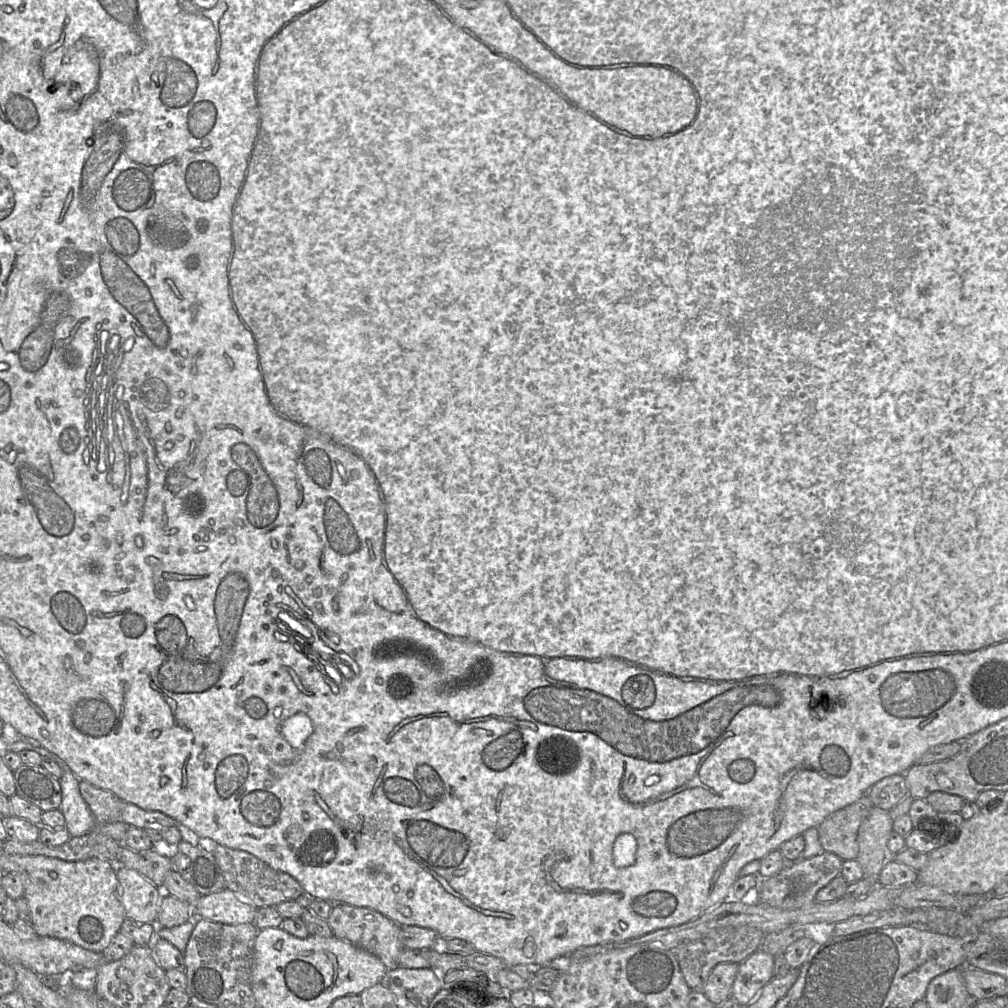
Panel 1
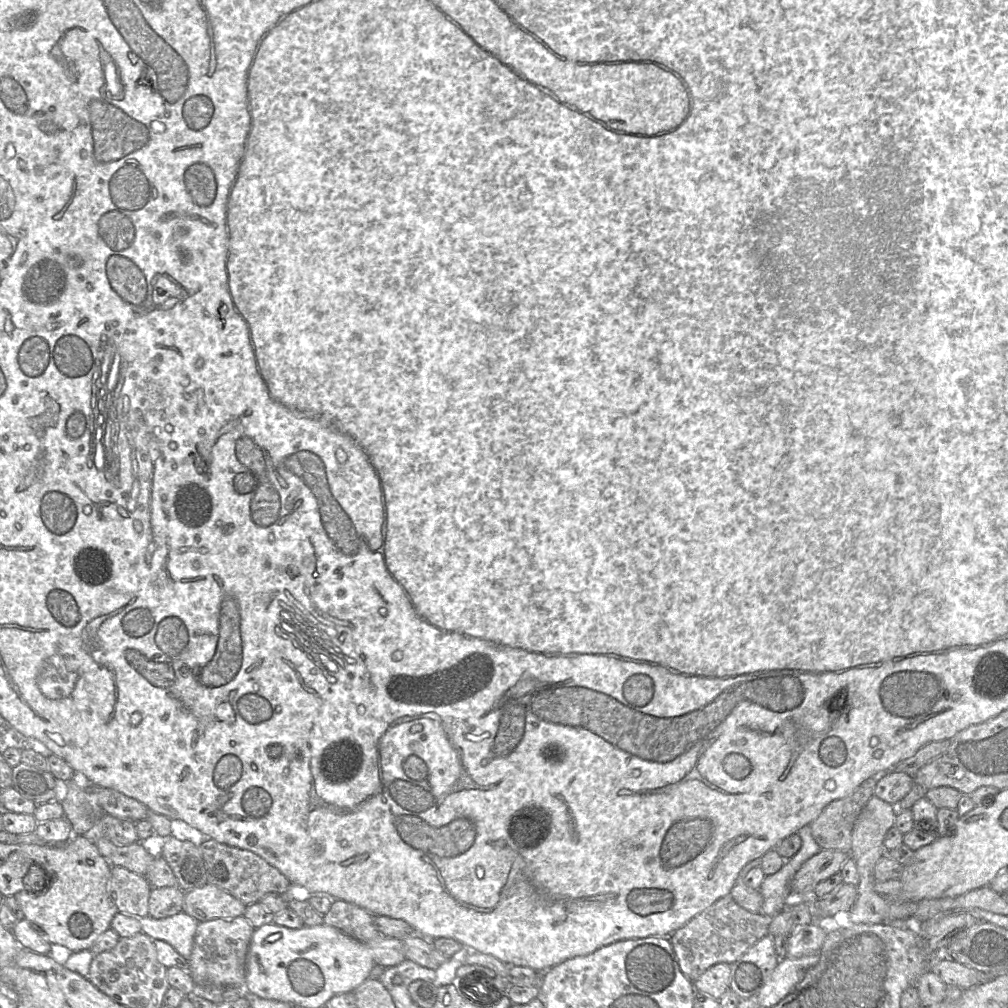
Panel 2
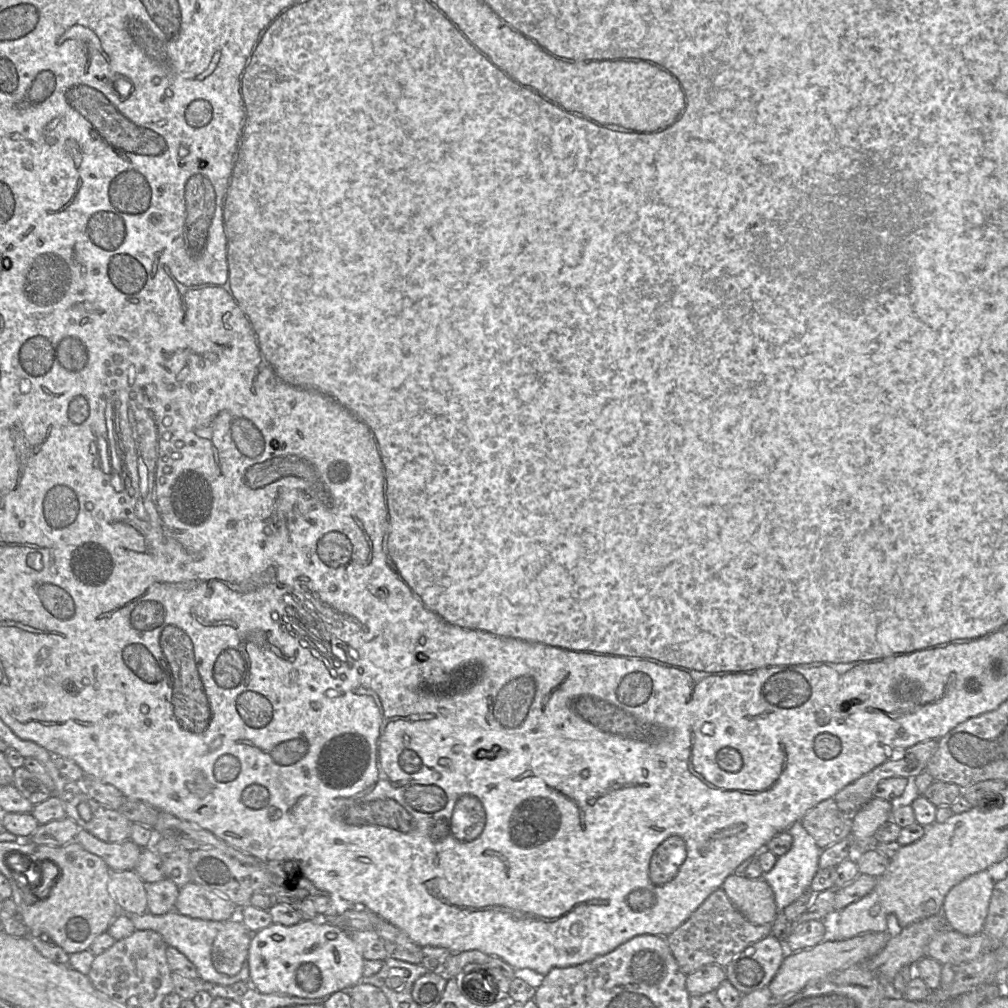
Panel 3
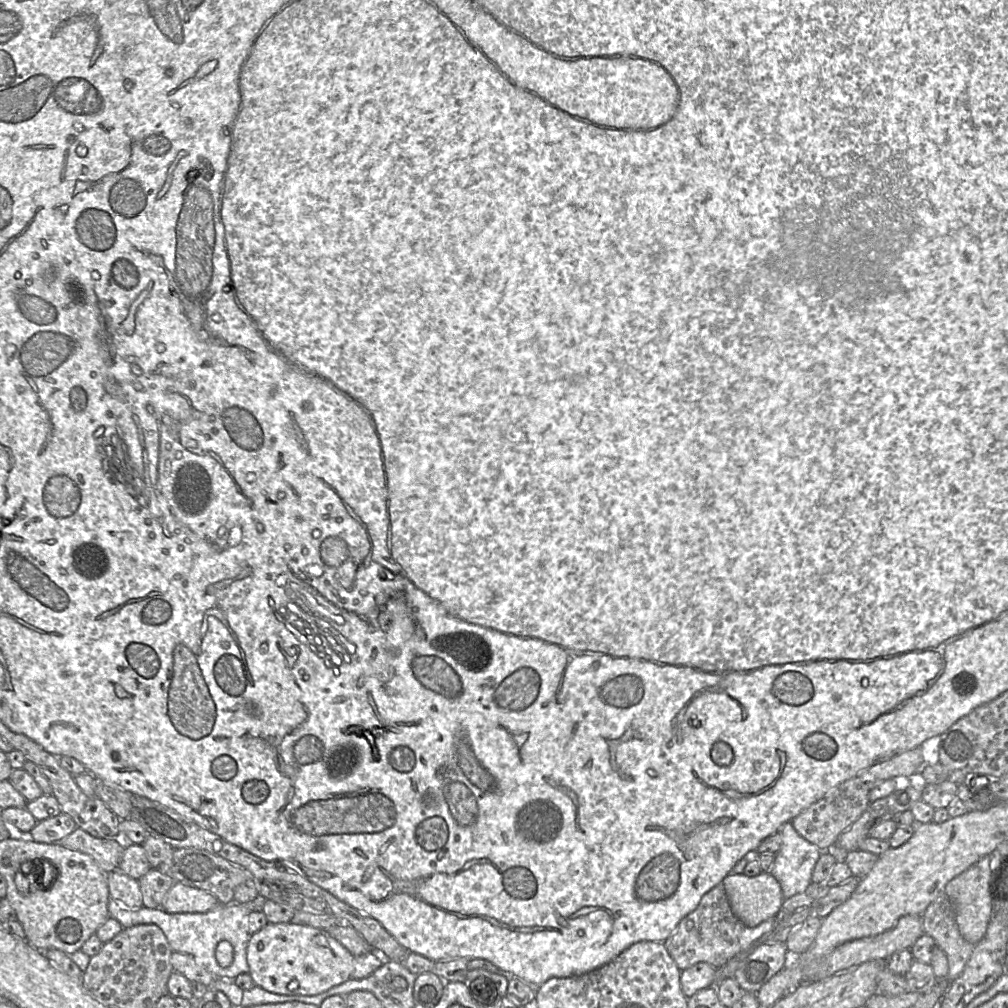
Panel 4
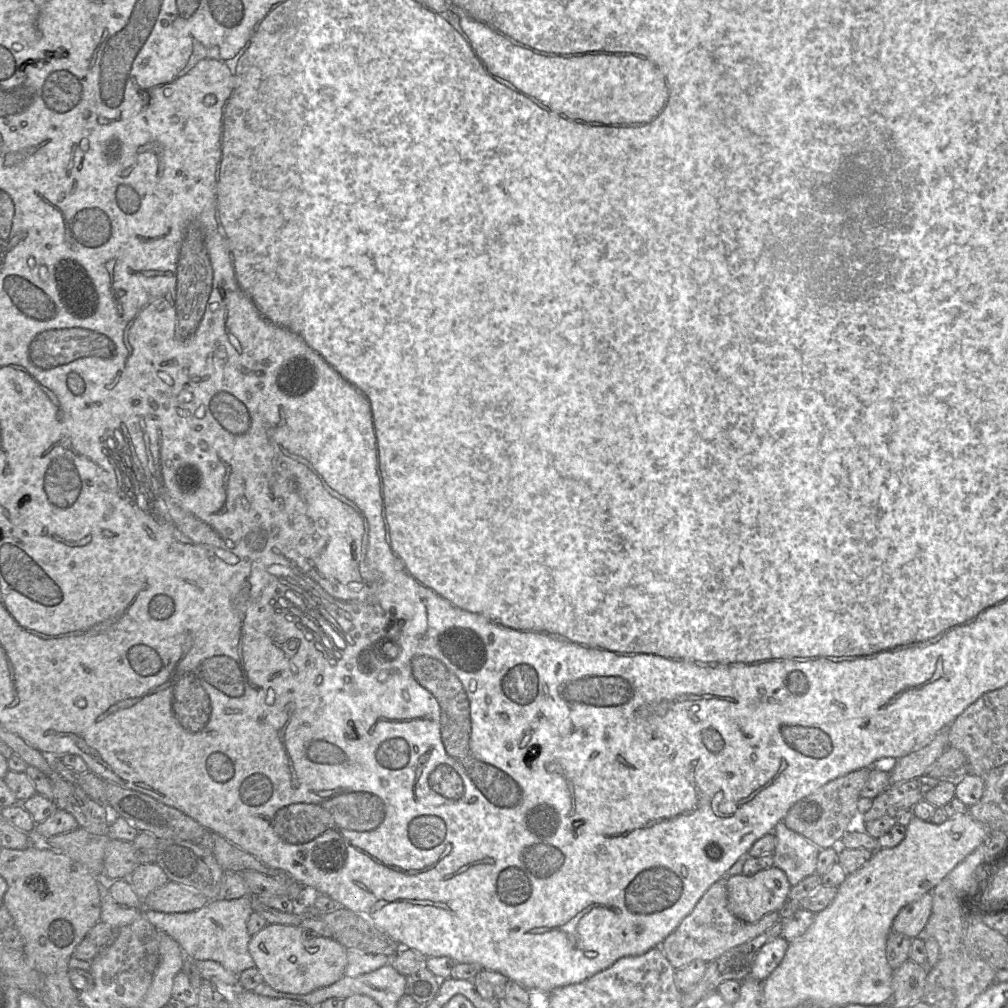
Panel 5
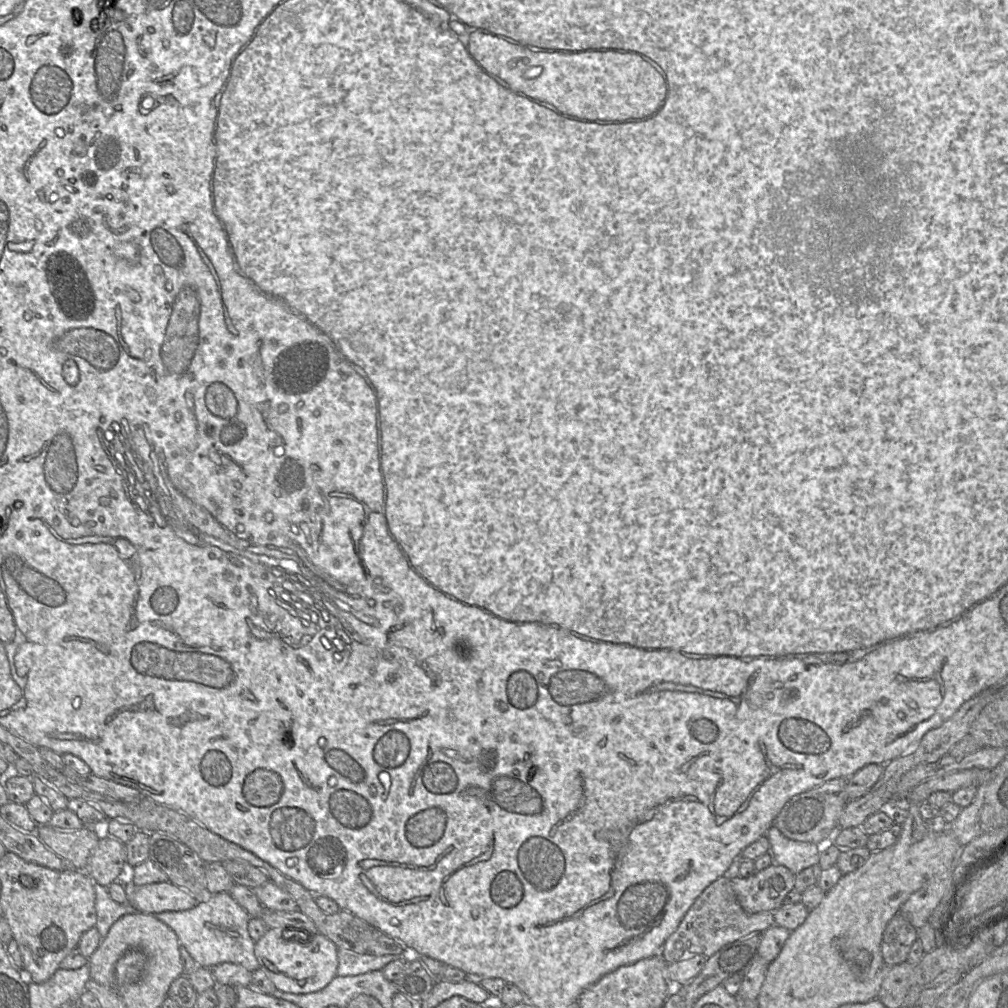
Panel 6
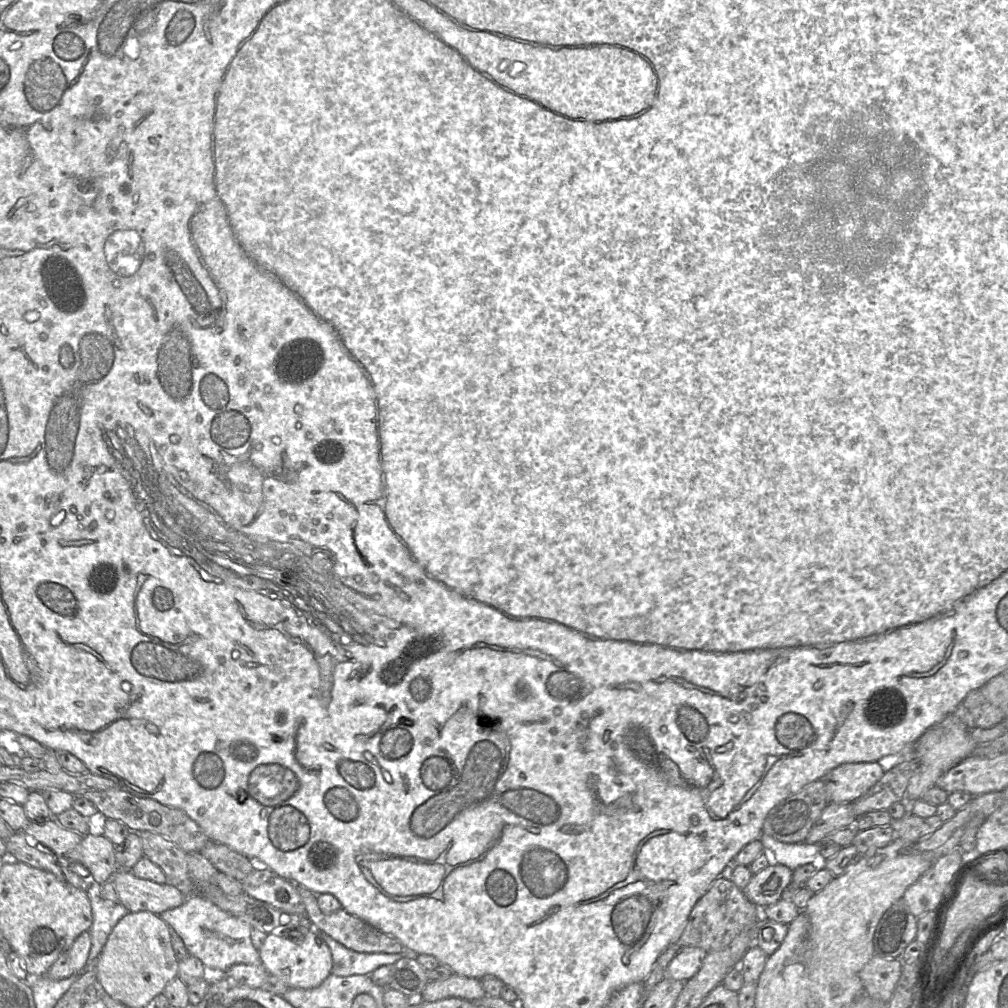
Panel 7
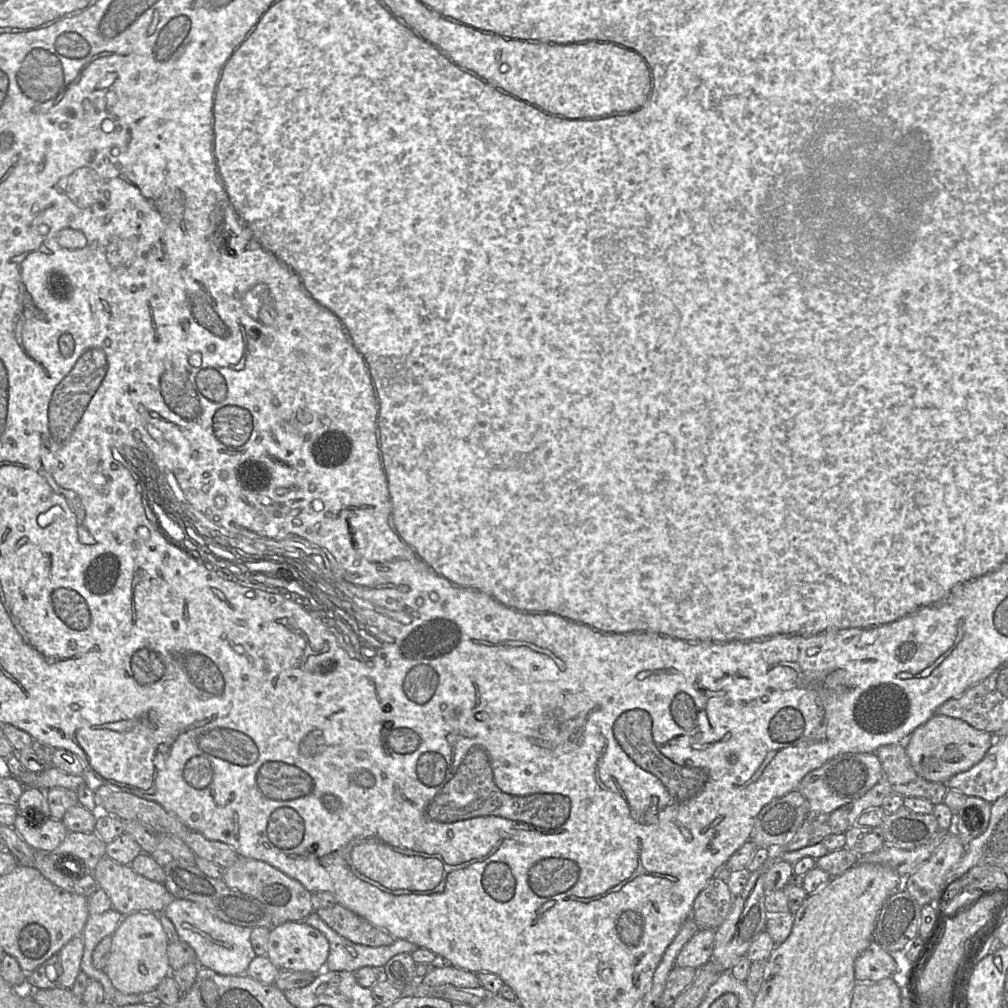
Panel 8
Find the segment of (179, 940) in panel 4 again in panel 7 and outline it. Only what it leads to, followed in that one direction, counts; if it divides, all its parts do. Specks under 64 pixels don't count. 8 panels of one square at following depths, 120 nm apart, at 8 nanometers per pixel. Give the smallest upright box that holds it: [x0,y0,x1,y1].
[87,890,260,982]

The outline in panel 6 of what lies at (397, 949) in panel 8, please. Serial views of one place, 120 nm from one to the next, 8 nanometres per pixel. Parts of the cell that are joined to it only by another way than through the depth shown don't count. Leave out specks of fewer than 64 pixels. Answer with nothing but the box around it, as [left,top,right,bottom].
[338,948,404,976]

